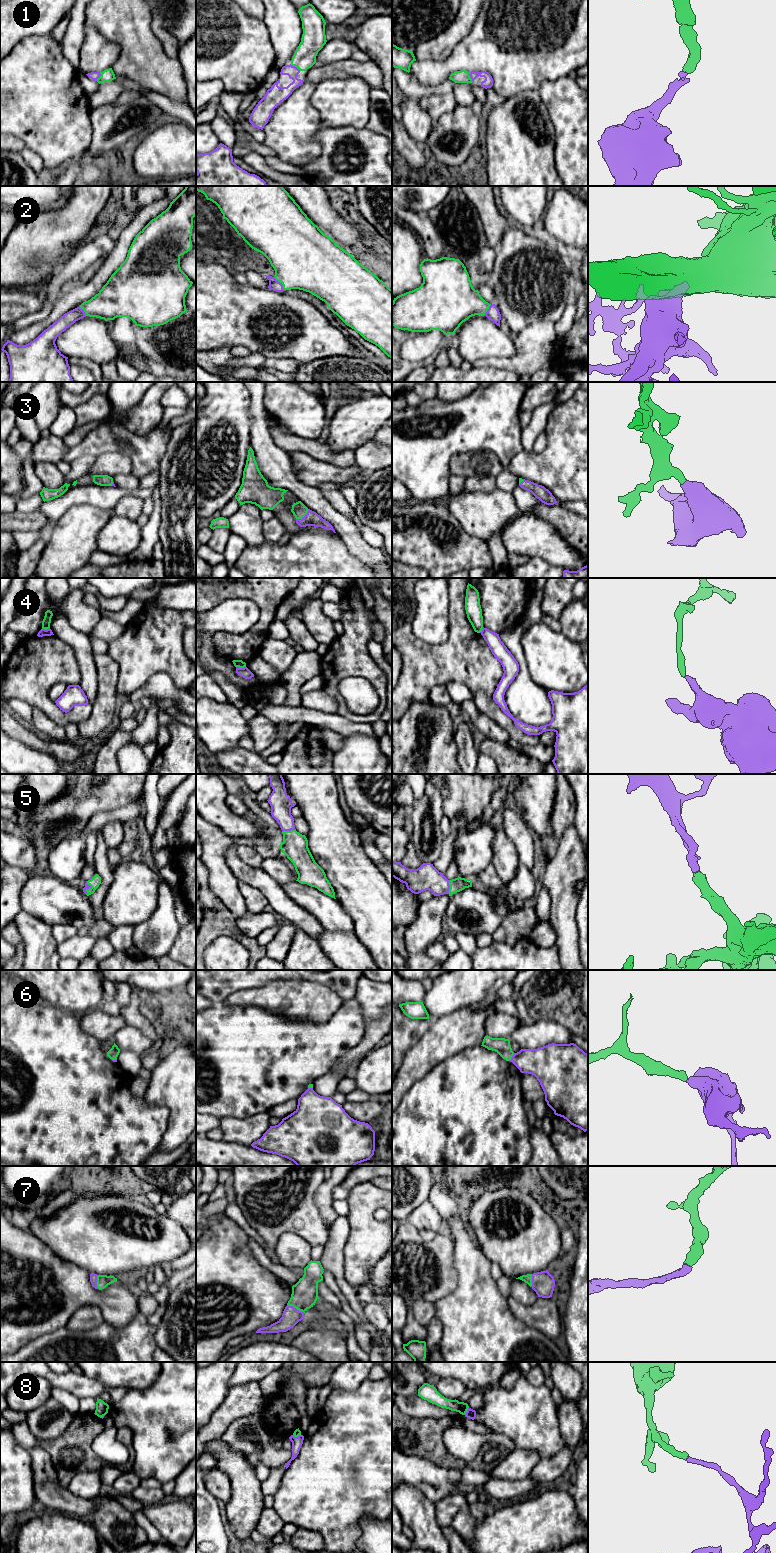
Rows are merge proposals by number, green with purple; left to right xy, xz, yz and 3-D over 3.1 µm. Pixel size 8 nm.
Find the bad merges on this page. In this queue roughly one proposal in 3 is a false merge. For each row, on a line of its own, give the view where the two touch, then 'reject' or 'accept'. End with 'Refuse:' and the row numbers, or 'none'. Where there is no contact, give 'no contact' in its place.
1: meets green in xz; accept
2: meets green in xz; accept
3: meets green in xz; accept
4: meets green in xz; reject
5: meets green in xz; accept
6: meets green in yz; accept
7: meets green in xz; accept
8: meets green in yz; accept
Refuse: 4

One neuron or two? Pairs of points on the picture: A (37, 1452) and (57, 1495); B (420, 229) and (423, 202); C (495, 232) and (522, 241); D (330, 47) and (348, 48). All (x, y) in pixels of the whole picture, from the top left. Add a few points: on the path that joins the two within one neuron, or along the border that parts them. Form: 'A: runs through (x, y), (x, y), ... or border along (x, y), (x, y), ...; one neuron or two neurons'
A: runs through (42, 1463), (46, 1484); one neuron
B: border along (402, 207), (416, 212), (427, 213); two neurons
C: border along (507, 226), (497, 250); two neurons
D: runs through (334, 48), (344, 48); one neuron

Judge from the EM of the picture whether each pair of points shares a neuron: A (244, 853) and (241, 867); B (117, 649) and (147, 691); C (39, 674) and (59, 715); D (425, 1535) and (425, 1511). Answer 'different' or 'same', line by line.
A: different
B: different
C: same
D: same

